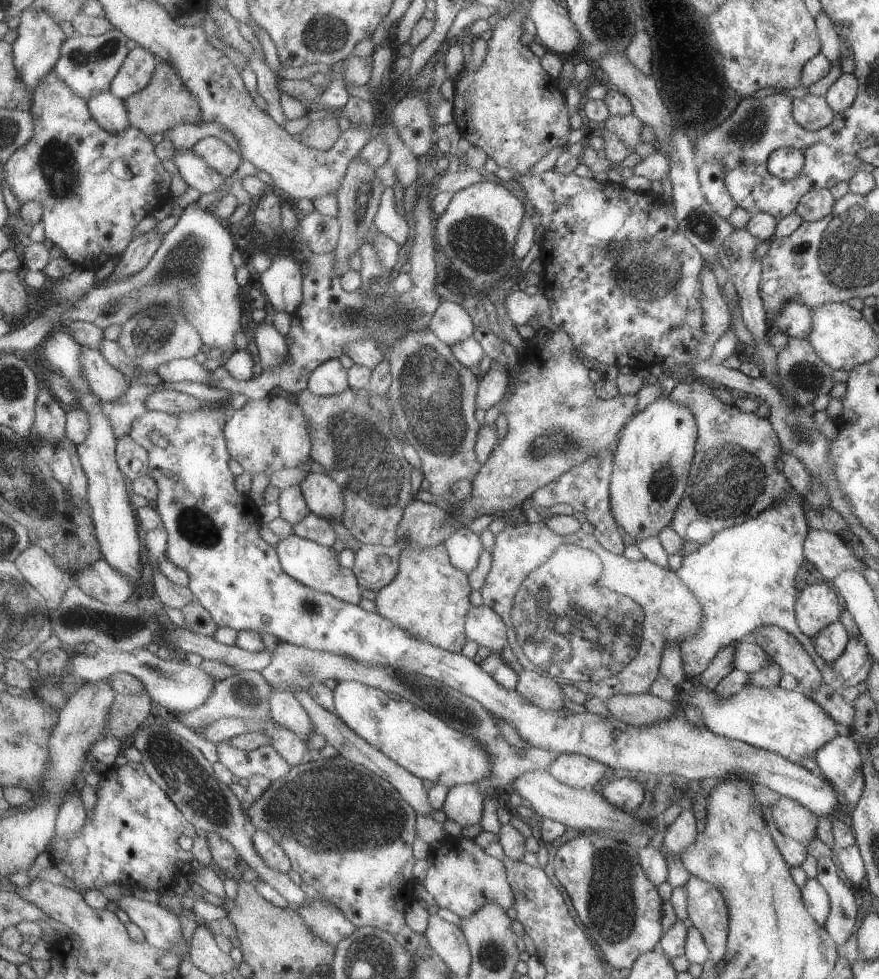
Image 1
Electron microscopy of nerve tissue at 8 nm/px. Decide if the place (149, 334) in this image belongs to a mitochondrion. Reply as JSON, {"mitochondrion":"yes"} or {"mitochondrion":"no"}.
{"mitochondrion":"yes"}

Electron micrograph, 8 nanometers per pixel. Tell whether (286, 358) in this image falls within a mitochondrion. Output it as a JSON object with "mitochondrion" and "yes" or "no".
{"mitochondrion":"no"}

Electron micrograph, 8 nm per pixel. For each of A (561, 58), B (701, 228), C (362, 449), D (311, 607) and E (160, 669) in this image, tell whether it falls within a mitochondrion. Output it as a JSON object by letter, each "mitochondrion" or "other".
{"A":"other","B":"mitochondrion","C":"mitochondrion","D":"mitochondrion","E":"mitochondrion"}

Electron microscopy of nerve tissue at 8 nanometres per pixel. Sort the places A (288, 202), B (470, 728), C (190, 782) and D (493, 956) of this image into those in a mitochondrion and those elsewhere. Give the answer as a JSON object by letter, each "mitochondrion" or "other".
{"A":"other","B":"mitochondrion","C":"mitochondrion","D":"mitochondrion"}

